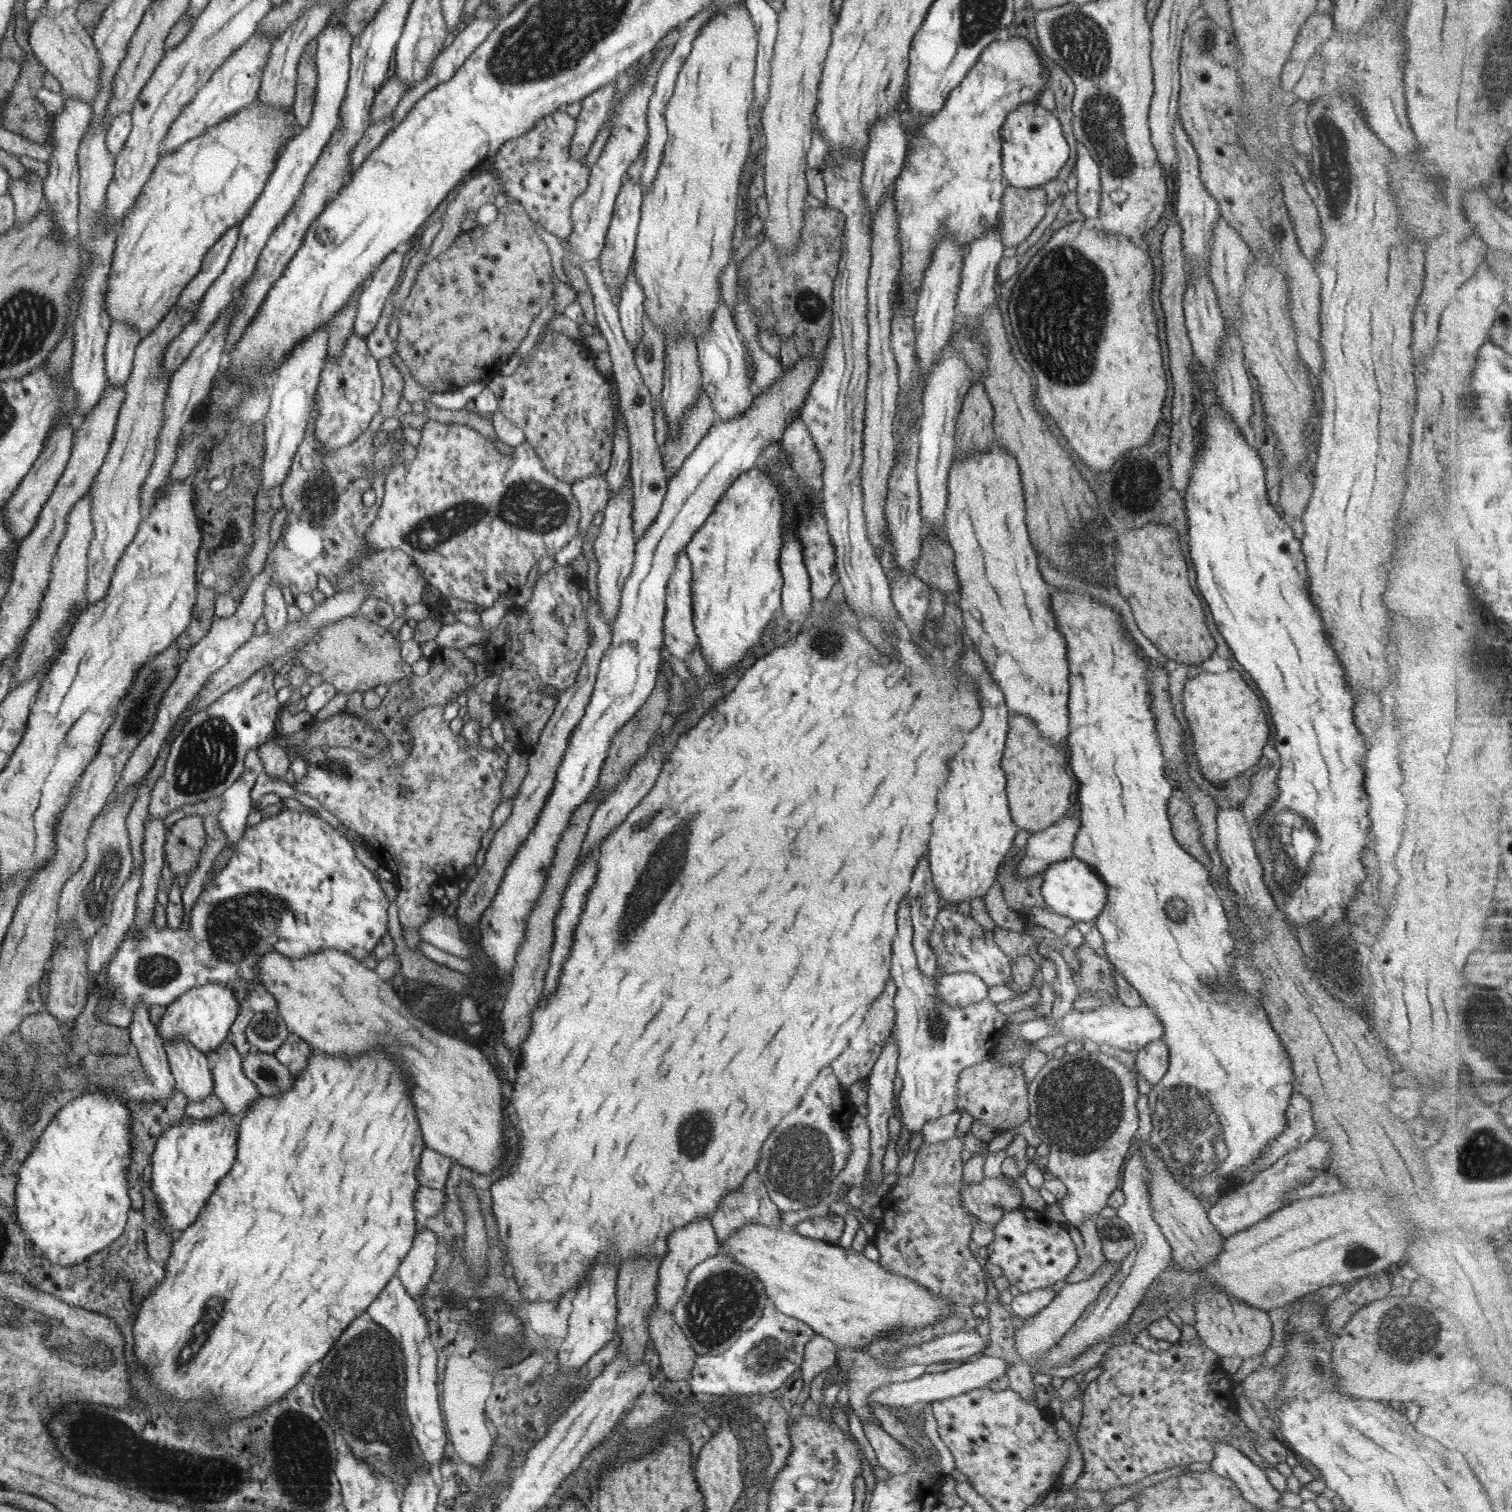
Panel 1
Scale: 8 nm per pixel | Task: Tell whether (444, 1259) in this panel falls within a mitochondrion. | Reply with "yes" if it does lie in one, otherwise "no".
no

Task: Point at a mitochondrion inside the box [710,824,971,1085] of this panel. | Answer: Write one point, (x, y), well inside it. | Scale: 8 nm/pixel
(936, 1022)

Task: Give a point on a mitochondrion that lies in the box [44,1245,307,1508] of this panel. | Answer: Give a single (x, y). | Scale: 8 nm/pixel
(83, 1427)

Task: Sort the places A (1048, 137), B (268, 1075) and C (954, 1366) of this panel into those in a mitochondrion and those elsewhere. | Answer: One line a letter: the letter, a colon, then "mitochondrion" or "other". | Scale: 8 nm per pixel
A: other
B: mitochondrion
C: other

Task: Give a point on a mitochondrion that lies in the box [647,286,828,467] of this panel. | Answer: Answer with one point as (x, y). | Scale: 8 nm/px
(810, 307)

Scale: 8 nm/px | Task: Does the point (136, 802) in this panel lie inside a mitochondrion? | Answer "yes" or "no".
no

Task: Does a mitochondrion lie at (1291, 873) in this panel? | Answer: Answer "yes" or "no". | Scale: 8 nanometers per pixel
yes

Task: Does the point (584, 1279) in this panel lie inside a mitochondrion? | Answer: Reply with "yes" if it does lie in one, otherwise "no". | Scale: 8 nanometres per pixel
no

